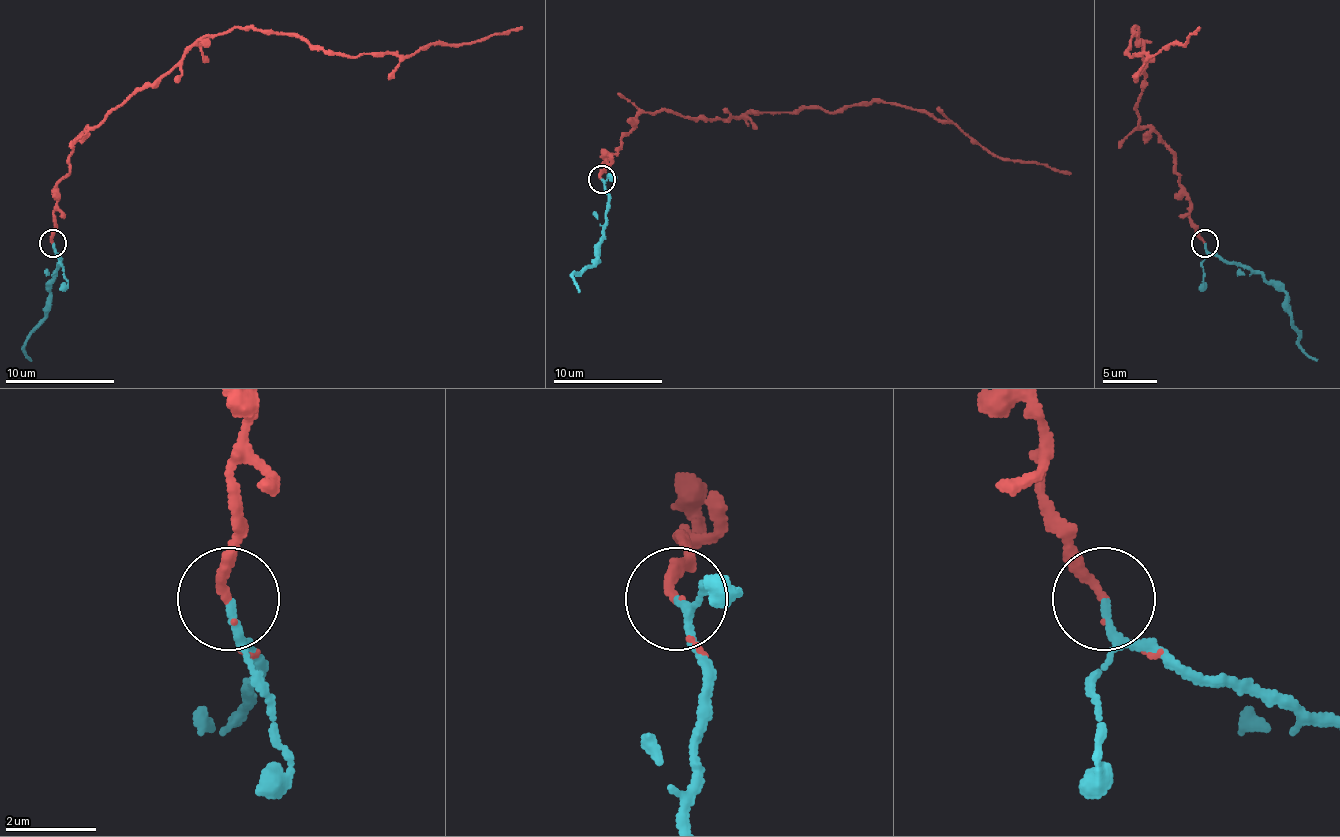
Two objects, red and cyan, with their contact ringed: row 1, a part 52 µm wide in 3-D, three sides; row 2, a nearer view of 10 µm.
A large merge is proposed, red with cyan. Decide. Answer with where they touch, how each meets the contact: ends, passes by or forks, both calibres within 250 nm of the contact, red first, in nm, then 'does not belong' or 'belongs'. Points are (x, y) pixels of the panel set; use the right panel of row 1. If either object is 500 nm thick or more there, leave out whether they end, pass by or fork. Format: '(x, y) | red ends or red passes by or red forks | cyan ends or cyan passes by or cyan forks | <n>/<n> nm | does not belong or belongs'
(1204, 243) | red passes by | cyan passes by | 150/120 nm | belongs

